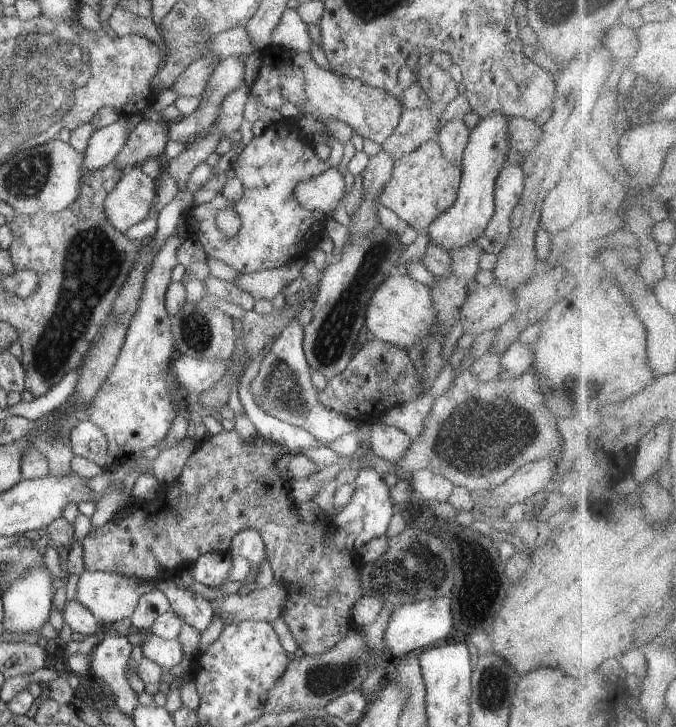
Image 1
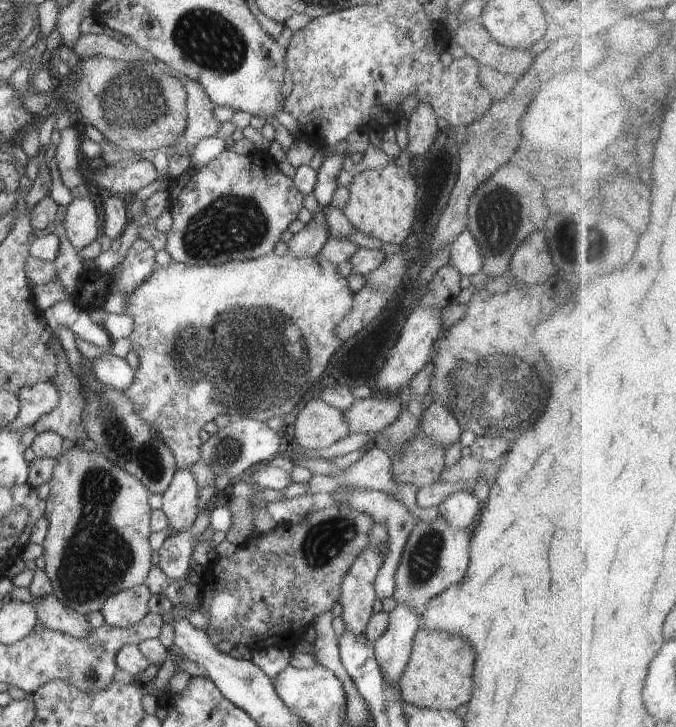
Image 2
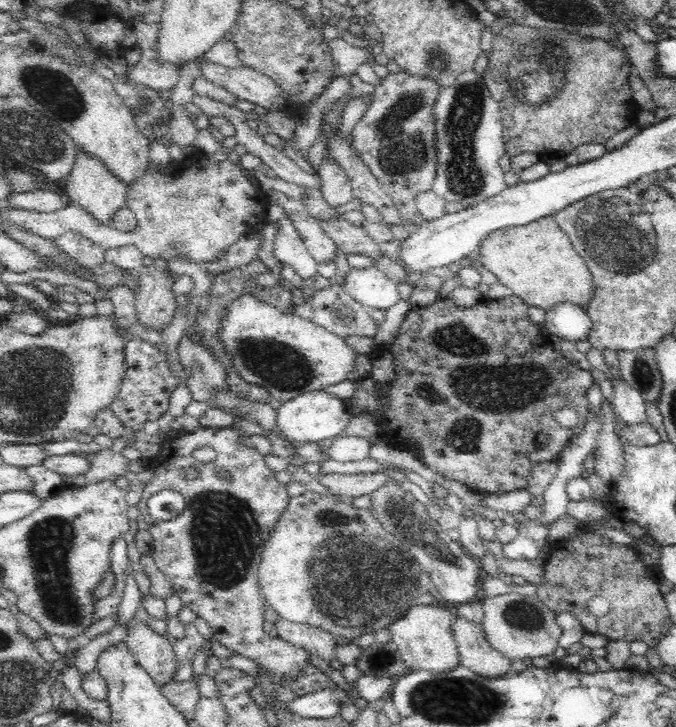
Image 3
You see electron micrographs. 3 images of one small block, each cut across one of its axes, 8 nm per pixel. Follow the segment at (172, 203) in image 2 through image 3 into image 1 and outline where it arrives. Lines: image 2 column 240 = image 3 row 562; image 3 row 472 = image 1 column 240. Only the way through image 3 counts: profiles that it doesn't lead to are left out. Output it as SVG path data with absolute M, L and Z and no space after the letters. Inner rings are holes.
M278 120L266 126L263 134L254 137L232 164L231 176L244 186L242 198L234 202L217 195L207 204L187 209L183 214L188 236L204 247L207 259L228 264L240 275L276 269L290 260L305 257L318 246L326 232L324 222L318 222L318 216L310 216L294 198L294 188L298 182L319 176L329 167L318 158L314 144L307 141L297 125ZM226 208L232 208L240 218L241 226L235 238L226 238L216 227L218 212Z

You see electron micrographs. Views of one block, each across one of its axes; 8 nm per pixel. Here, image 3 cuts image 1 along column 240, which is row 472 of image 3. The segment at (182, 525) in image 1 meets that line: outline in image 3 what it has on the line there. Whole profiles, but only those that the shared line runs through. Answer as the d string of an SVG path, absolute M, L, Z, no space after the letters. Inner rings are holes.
M507 294L496 300L484 299L470 308L456 306L448 298L439 298L434 304L430 304L430 306L425 306L424 308L413 307L402 322L398 336L390 342L390 345L376 348L373 351L386 349L394 357L394 369L396 369L394 373L396 375L394 375L394 380L391 383L392 392L379 394L376 380L371 378L371 375L366 376L356 386L354 396L350 396L350 398L344 400L344 405L348 405L350 412L355 409L370 412L383 431L386 443L404 450L408 450L407 447L413 444L414 451L418 453L416 458L422 461L428 469L438 472L441 476L449 480L466 484L468 488L478 493L494 495L525 489L528 478L530 478L530 474L534 470L534 466L538 462L554 462L554 460L558 460L560 452L563 450L562 448L567 447L569 442L573 438L576 438L576 435L584 428L584 425L587 423L587 415L590 412L587 392L595 383L590 371L586 372L582 368L573 366L549 344L547 336L540 335L537 326L528 317L528 307L528 304L524 300L512 294ZM565 406L576 409L576 413L578 414L578 421L572 427L563 427L554 419L554 412Z

